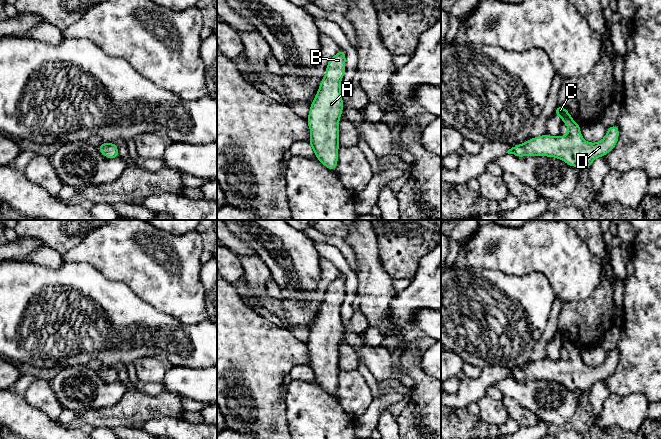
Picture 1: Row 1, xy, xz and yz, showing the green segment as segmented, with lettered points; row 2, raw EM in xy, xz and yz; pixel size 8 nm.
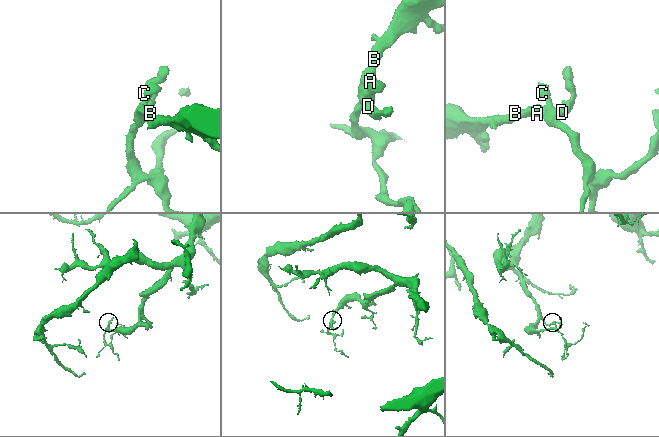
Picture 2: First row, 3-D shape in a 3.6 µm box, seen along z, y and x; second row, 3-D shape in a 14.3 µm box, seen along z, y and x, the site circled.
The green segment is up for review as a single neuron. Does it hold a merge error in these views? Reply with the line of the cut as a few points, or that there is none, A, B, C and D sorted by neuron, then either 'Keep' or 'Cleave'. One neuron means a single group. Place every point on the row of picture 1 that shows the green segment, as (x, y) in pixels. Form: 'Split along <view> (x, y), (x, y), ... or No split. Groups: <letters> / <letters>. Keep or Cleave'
No split. Groups: A B C D. Keep

